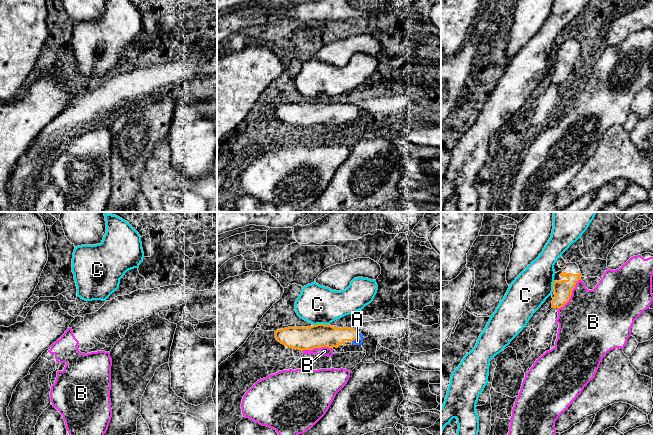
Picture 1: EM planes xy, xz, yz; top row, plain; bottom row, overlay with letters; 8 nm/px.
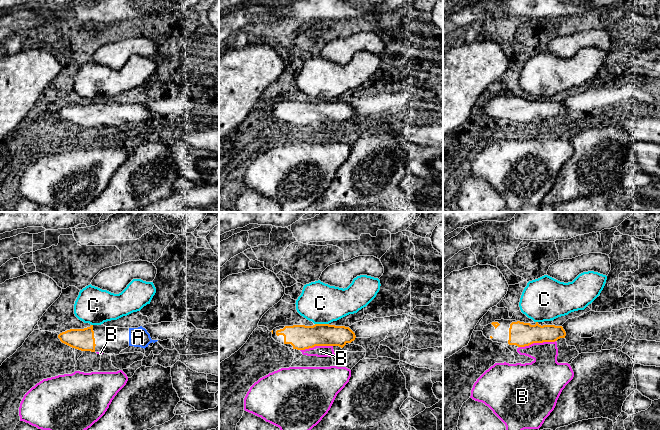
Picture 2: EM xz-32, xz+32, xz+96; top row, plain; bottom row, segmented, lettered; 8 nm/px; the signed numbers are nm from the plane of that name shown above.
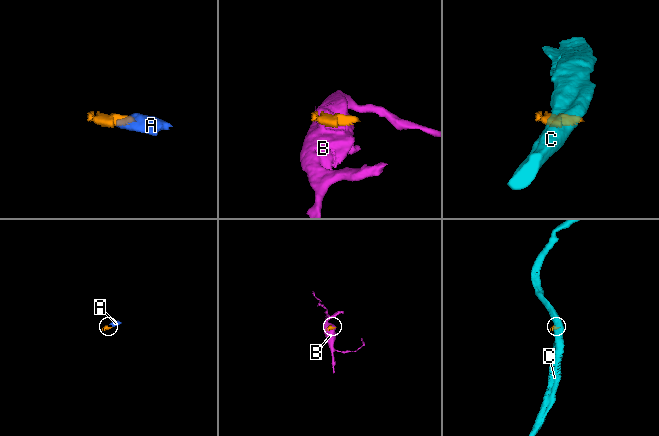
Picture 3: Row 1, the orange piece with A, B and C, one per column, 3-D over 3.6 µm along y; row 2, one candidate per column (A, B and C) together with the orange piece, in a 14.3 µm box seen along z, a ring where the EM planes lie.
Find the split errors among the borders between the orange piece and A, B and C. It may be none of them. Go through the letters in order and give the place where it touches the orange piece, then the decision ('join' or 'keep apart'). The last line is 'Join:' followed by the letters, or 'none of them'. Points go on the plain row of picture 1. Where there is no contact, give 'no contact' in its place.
A: meets orange in xz at (357, 114); join
B: meets orange in yz at (571, 70); keep apart
C: meets orange in xz at (320, 100); keep apart
Join: A

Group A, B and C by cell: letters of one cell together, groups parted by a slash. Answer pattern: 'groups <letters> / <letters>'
groups A / B / C

